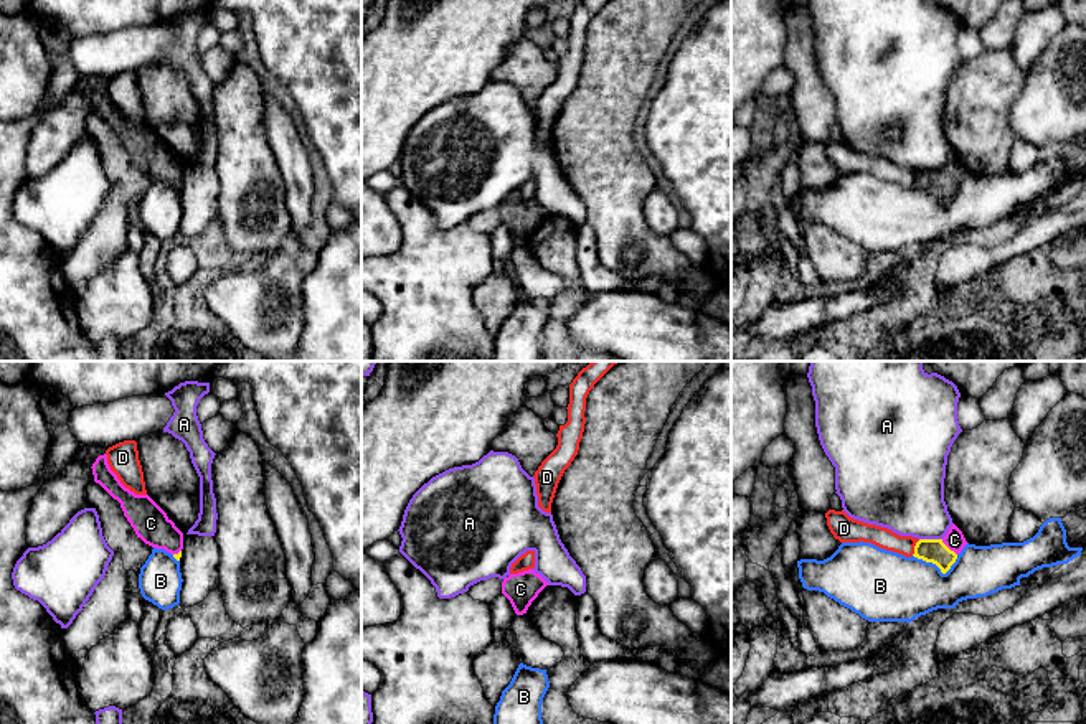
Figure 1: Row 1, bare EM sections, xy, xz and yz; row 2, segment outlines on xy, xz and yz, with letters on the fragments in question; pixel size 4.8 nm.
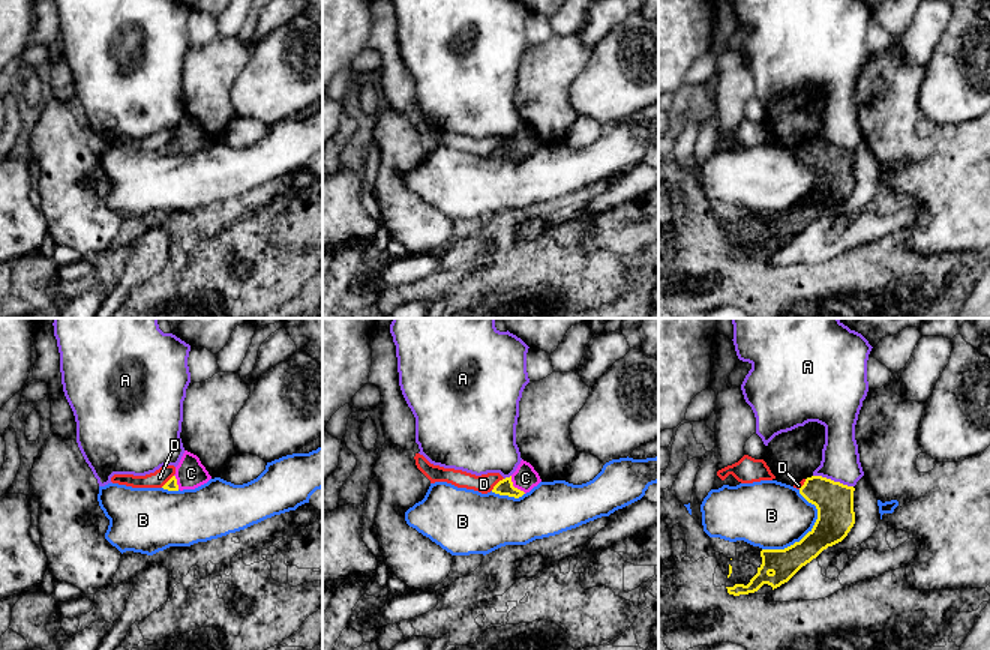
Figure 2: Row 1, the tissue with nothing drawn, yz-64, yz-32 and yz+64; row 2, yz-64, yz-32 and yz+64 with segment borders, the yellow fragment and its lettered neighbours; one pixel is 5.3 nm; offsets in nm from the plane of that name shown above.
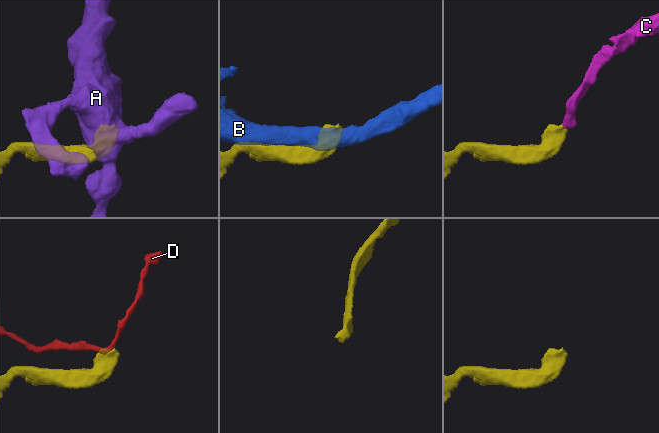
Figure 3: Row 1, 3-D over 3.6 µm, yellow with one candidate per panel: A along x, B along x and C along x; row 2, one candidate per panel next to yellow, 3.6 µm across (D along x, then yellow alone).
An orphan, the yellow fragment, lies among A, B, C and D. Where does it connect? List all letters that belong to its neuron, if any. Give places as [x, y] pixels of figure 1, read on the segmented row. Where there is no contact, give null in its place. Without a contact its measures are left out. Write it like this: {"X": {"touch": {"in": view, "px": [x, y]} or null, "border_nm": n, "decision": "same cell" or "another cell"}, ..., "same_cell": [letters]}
{"A": {"touch": {"in": "yz", "px": [931, 540]}, "border_nm": 110, "decision": "another cell"}, "B": {"touch": {"in": "yz", "px": [936, 564]}, "border_nm": 220, "decision": "another cell"}, "C": {"touch": {"in": "yz", "px": [948, 548]}, "border_nm": 110, "decision": "same cell"}, "D": {"touch": {"in": "yz", "px": [915, 548]}, "border_nm": 90, "decision": "another cell"}, "same_cell": ["C"]}

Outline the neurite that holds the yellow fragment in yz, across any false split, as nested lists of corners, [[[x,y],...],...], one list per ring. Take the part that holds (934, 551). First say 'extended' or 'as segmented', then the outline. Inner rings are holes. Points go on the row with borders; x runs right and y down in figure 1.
extended | [[[952,524],[942,539],[919,539],[913,556],[936,564],[946,574],[966,544],[962,531]]]

